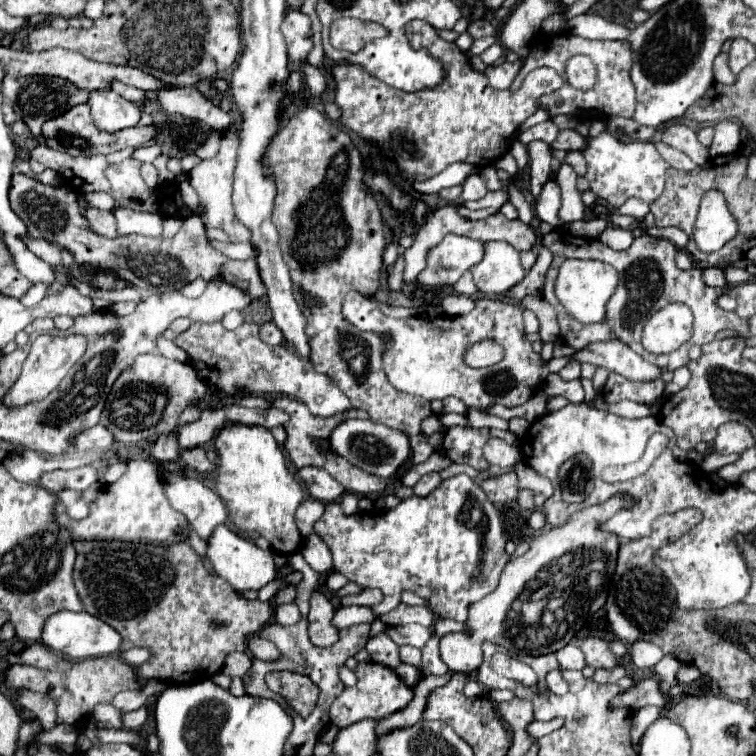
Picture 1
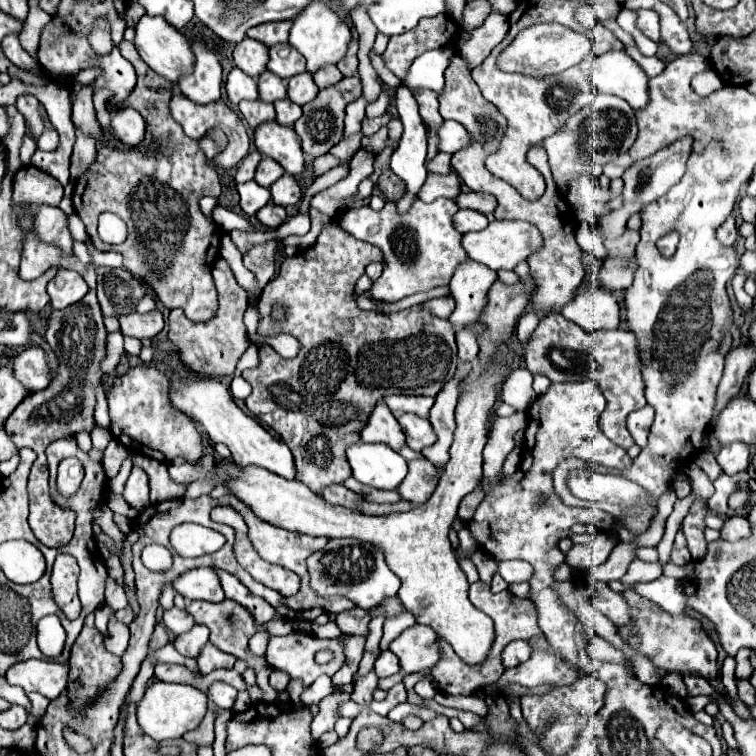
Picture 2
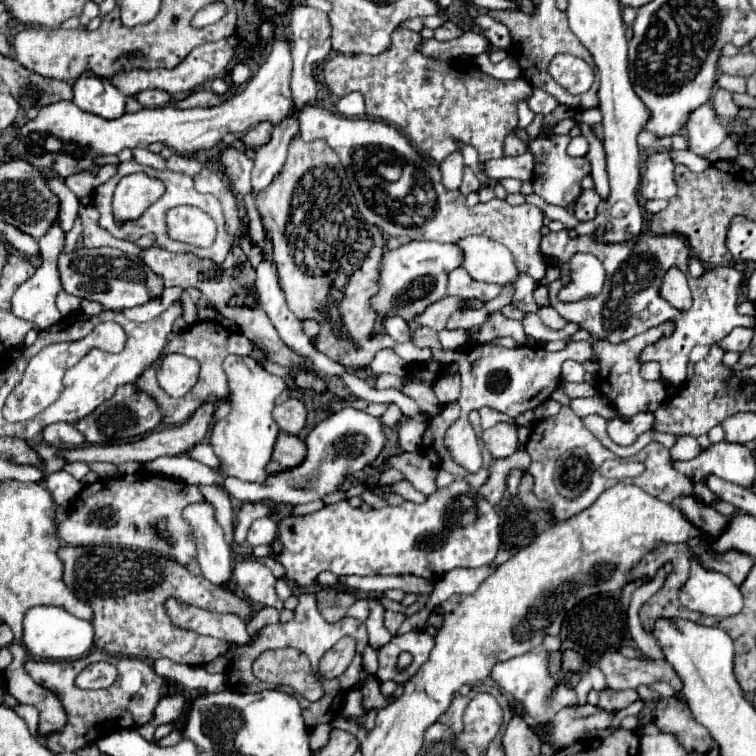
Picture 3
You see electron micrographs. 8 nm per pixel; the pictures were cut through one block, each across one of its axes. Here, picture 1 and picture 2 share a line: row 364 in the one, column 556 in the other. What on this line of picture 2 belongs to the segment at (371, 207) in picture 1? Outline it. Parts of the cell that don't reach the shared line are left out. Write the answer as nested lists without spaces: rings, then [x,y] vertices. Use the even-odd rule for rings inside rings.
[[[546,314],[540,318],[532,338],[524,344],[524,360],[530,372],[544,374],[552,382],[594,380],[606,398],[606,410],[600,414],[602,432],[624,450],[634,446],[634,440],[626,428],[626,416],[646,406],[642,360],[638,356],[634,332],[600,330],[590,334],[564,320],[562,314]]]

